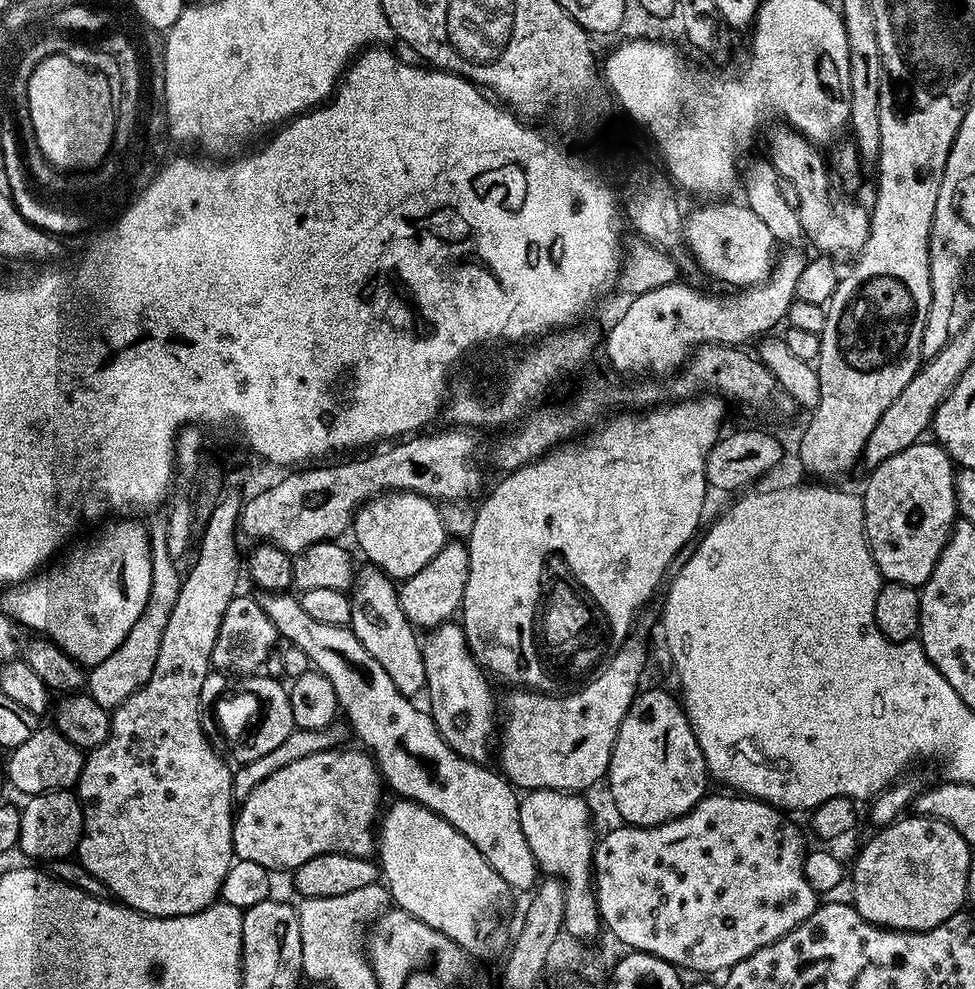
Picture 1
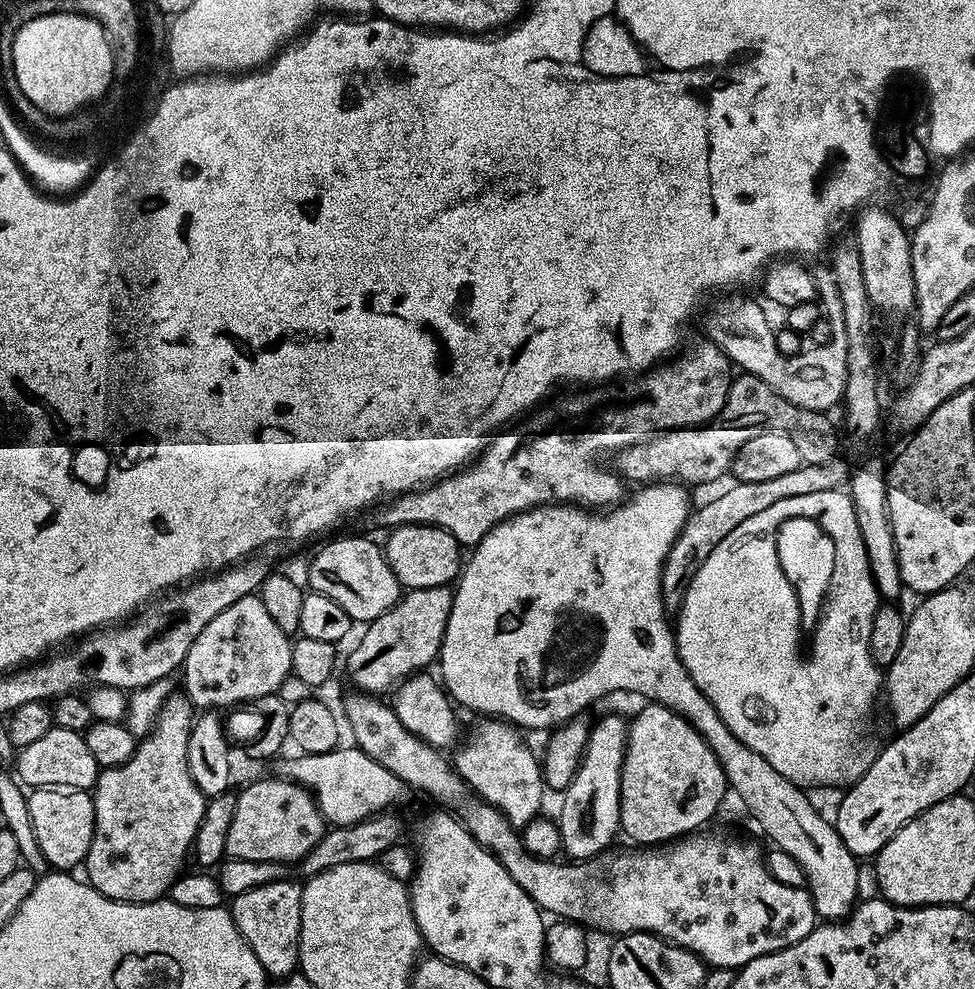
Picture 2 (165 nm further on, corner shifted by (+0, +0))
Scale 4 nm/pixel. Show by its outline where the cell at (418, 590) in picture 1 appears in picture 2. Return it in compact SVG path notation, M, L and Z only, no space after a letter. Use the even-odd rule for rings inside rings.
M451 587L414 588L405 591L386 614L371 621L348 656L348 680L355 691L377 698L391 693L403 680L423 673L428 663L440 655L446 622L452 609Z

